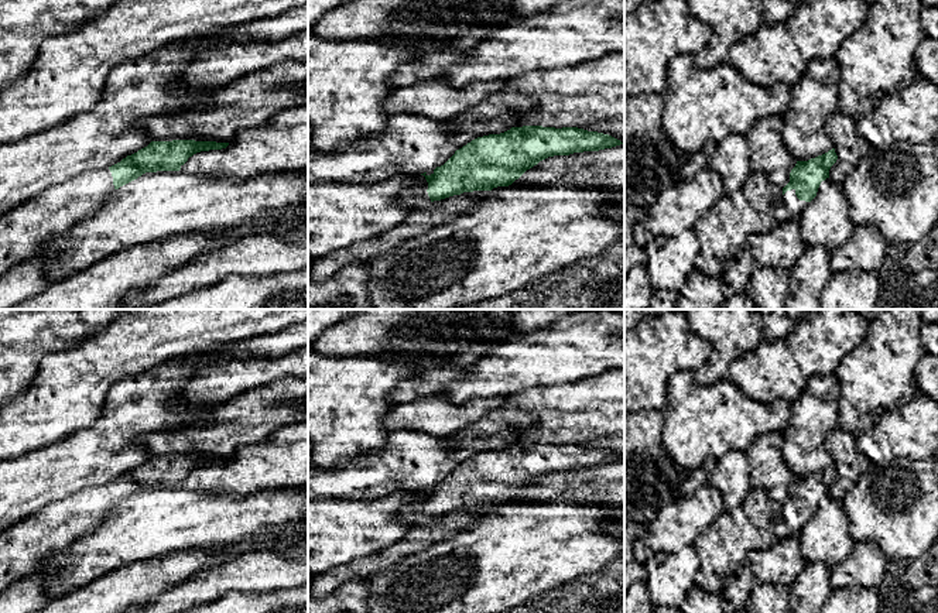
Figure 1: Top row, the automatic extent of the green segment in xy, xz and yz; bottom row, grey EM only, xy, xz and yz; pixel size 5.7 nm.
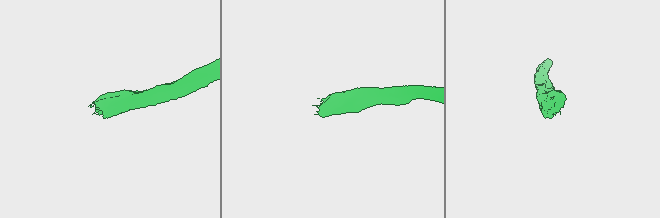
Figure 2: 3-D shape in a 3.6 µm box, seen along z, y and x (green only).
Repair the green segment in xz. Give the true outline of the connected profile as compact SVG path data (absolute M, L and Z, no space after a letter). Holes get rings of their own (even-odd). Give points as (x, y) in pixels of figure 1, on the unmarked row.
M511 444L500 451L477 453L456 466L444 482L421 490L427 497L403 517L421 523L463 508L509 503L548 473L599 468L620 460L609 451L578 444Z

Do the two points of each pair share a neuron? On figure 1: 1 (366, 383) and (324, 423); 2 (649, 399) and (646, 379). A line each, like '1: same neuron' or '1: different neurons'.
1: same neuron
2: same neuron

